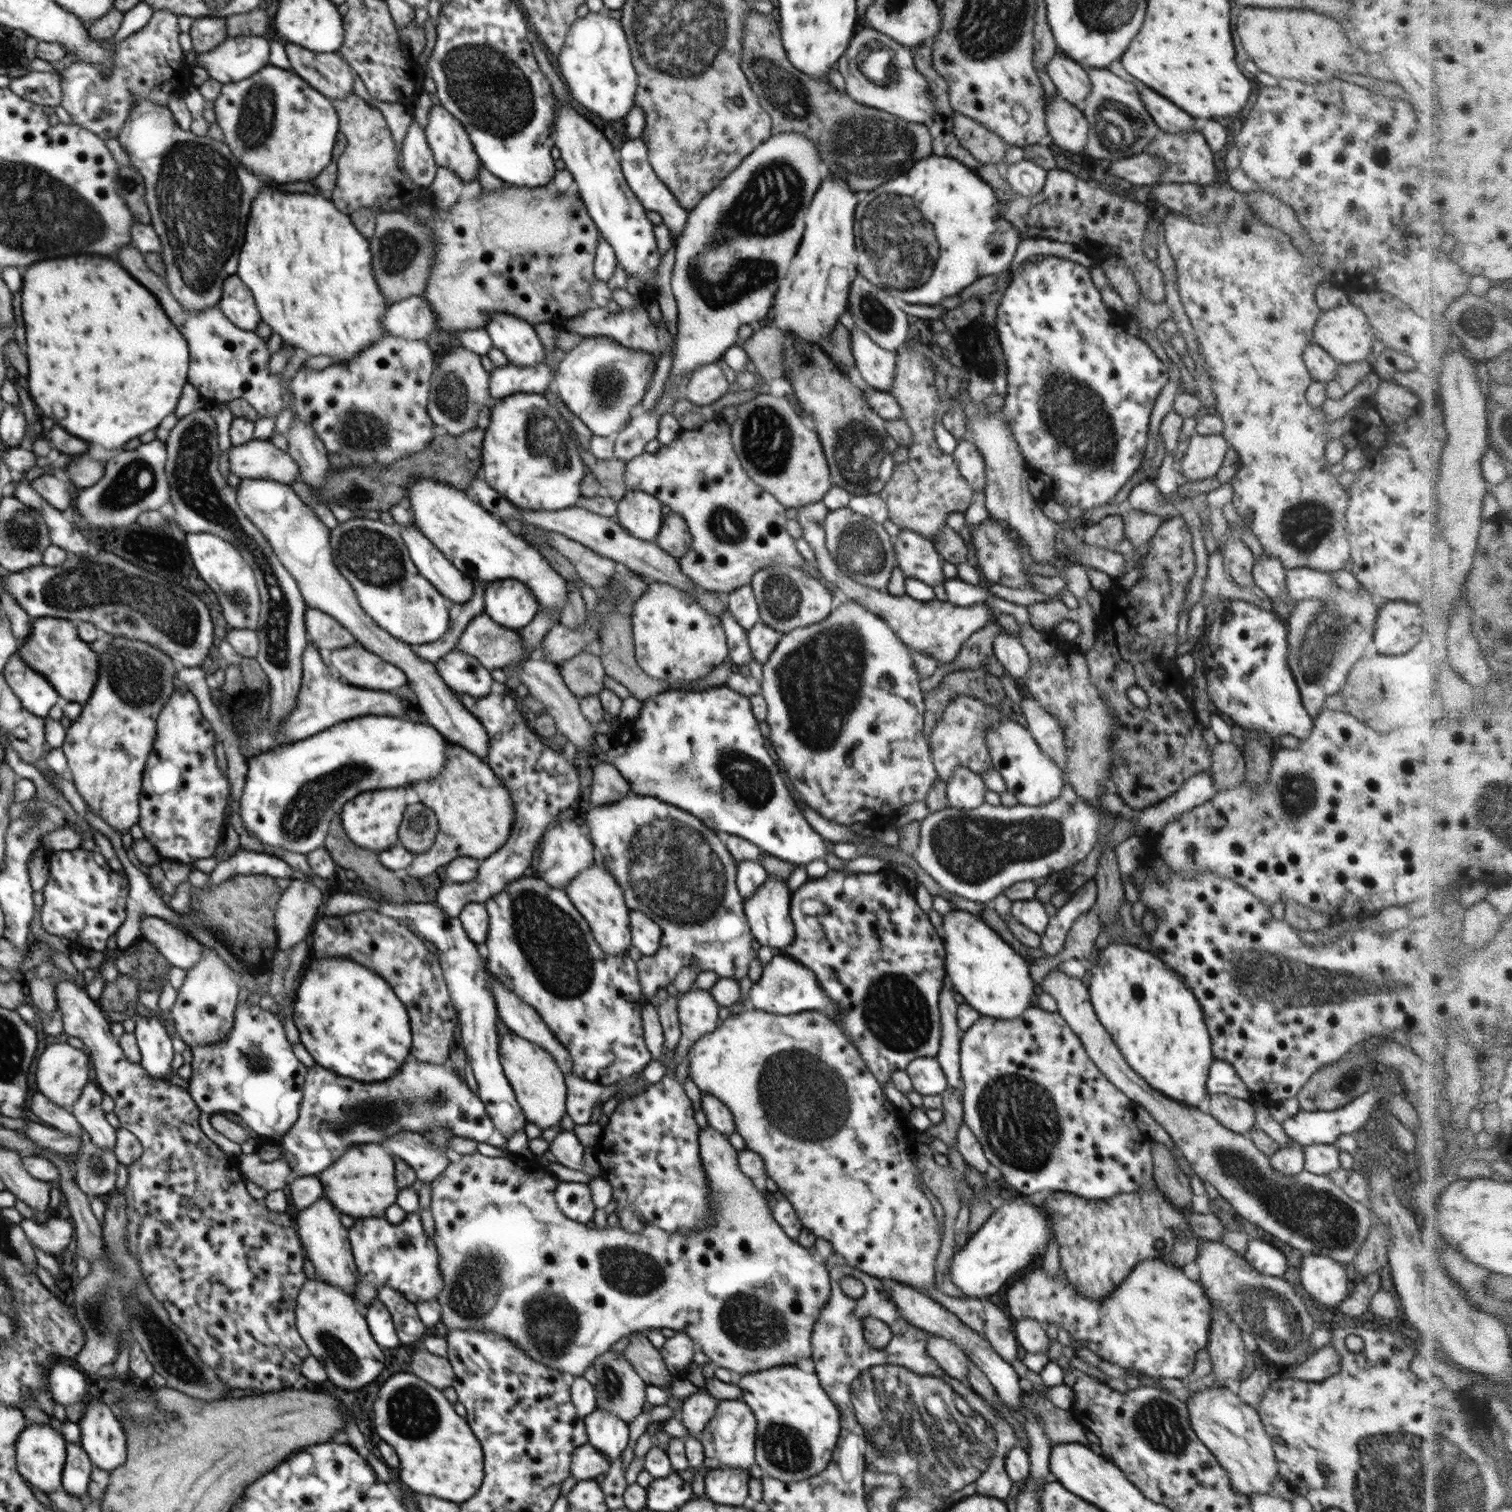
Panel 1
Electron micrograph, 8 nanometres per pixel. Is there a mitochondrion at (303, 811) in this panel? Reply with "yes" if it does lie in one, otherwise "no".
yes

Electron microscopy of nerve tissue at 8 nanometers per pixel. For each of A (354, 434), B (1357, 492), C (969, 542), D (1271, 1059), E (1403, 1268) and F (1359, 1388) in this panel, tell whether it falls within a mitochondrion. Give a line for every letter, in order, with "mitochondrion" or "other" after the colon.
A: mitochondrion
B: other
C: other
D: other
E: other
F: other

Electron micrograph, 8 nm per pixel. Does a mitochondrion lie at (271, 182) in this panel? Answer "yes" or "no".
no

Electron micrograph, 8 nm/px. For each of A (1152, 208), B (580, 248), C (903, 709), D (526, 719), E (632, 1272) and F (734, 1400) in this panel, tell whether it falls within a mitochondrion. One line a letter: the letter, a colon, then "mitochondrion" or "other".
A: other
B: other
C: other
D: other
E: mitochondrion
F: other

